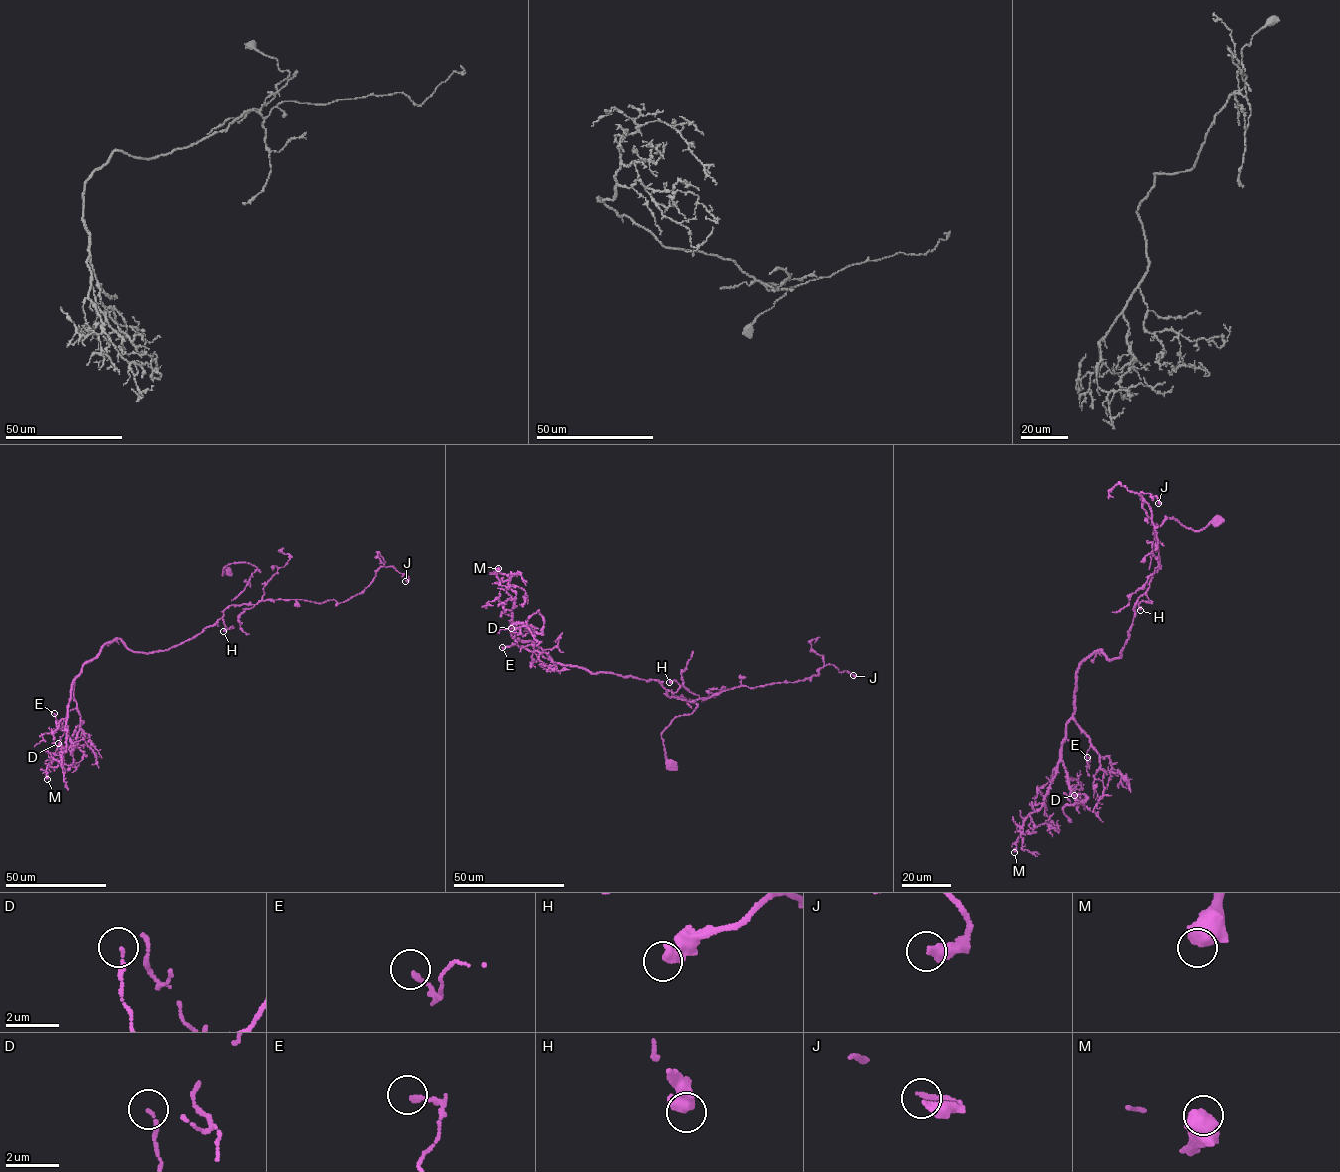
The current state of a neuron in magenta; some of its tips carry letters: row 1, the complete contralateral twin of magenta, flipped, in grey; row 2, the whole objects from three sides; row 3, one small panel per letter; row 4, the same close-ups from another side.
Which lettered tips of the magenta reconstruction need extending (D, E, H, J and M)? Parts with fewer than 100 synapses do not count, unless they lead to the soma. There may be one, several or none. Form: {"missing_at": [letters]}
{"missing_at": []}

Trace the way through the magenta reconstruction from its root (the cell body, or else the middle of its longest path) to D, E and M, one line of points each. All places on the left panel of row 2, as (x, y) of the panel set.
D: (226, 570), (260, 572), (215, 624), (147, 653), (116, 638), (83, 665), (71, 745), (60, 755), (58, 743)
E: (226, 570), (260, 572), (215, 624), (164, 650), (106, 643), (75, 678), (76, 707), (61, 722), (54, 713)
M: (226, 570), (260, 572), (215, 624), (147, 653), (116, 638), (83, 665), (63, 763), (47, 779)

